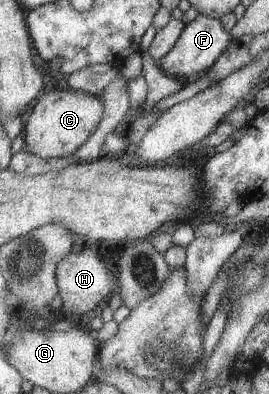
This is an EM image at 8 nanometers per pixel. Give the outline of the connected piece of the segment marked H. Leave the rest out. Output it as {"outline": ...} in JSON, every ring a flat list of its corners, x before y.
{"outline":[[84,243,83,251,71,253,60,261,56,271,61,297,67,301,67,309,81,309,83,315,95,308,102,308,109,300,107,295,118,286,115,284,114,274,107,269,99,253,93,249,85,249,85,247,87,245]]}

